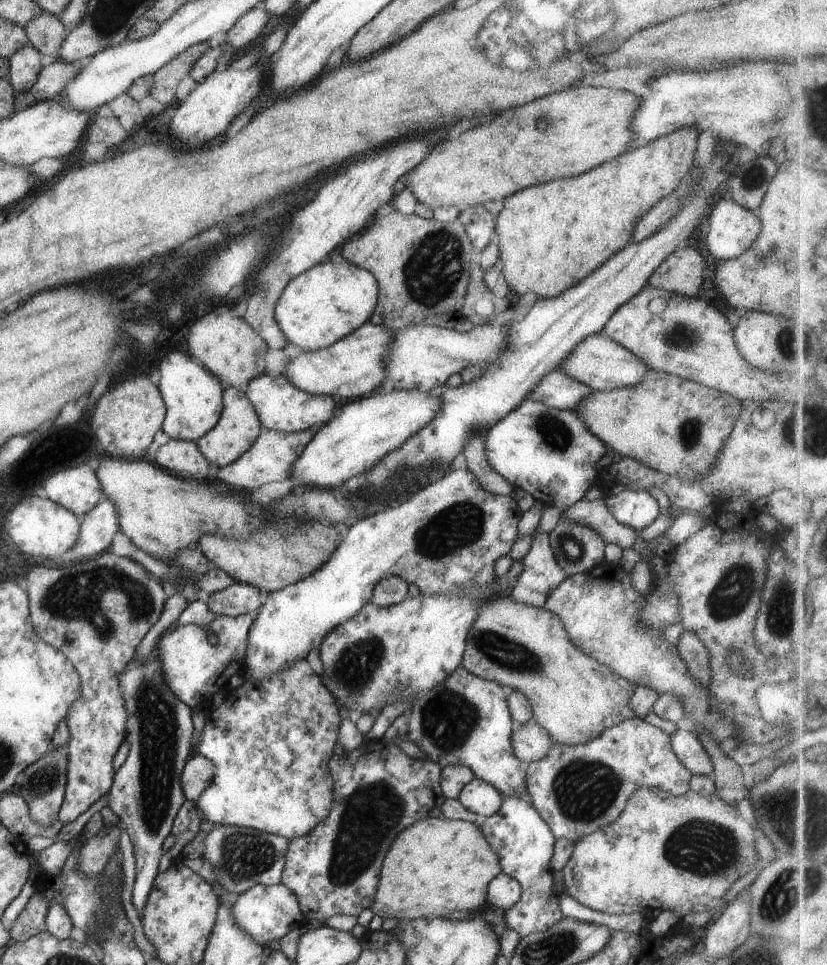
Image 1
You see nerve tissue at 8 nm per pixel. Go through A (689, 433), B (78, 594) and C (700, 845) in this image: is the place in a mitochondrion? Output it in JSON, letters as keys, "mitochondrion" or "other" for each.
{"A":"mitochondrion","B":"mitochondrion","C":"mitochondrion"}

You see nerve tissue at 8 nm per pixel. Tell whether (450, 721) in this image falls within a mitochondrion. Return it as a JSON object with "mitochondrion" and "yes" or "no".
{"mitochondrion":"yes"}

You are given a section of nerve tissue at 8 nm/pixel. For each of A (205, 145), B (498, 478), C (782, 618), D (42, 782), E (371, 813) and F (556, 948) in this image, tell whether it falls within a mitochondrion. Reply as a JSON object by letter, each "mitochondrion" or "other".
{"A":"other","B":"other","C":"mitochondrion","D":"mitochondrion","E":"mitochondrion","F":"mitochondrion"}

